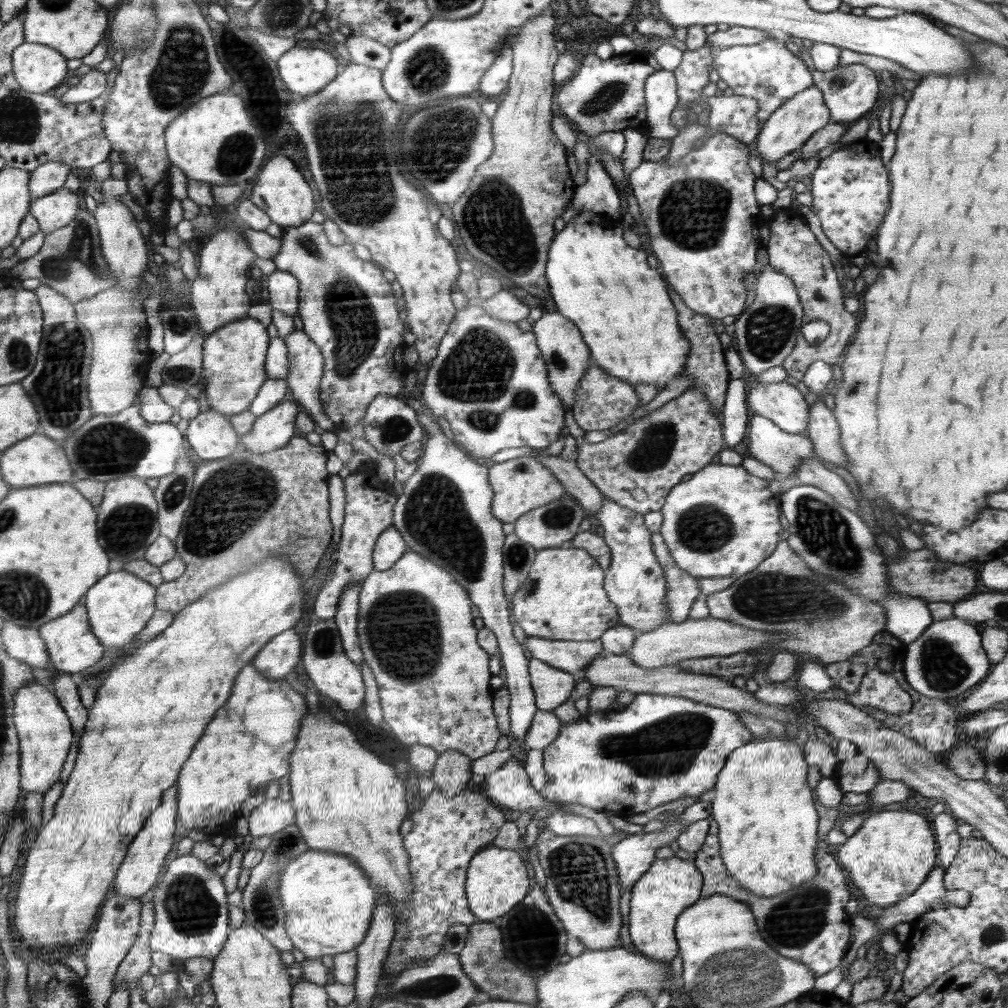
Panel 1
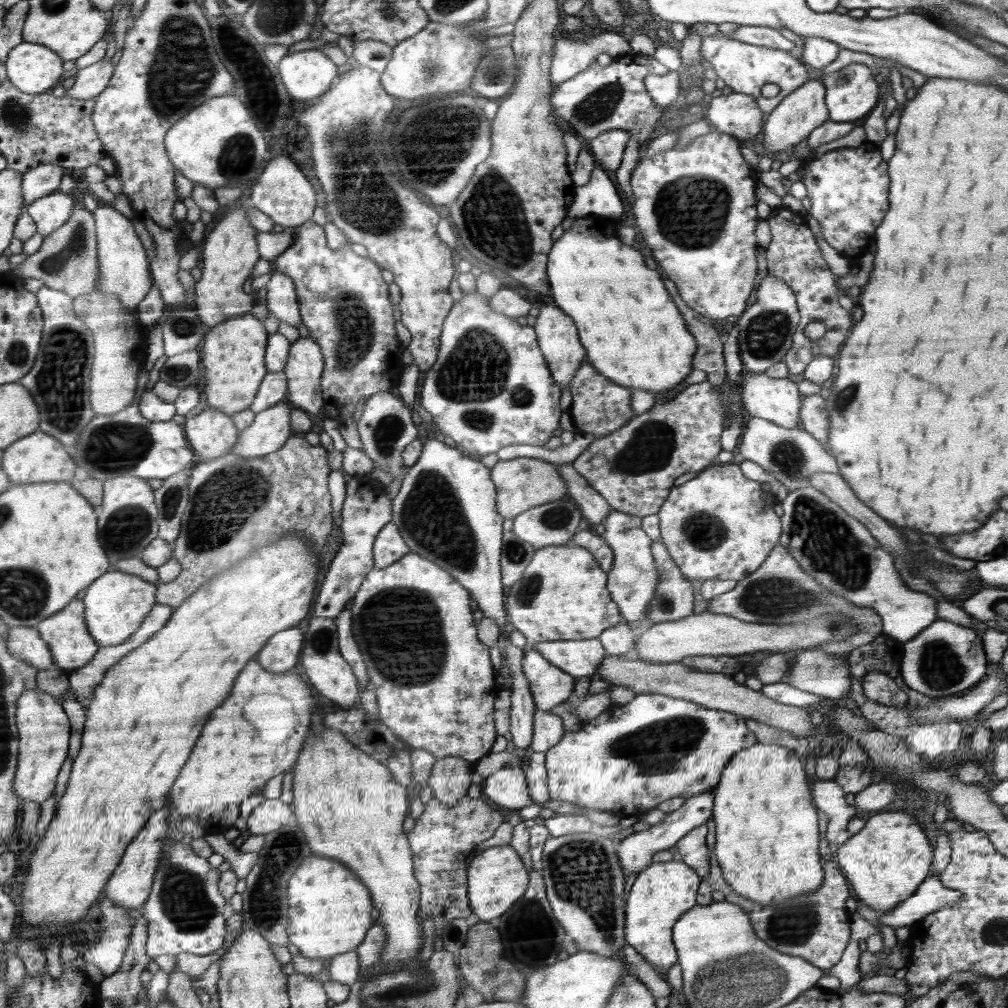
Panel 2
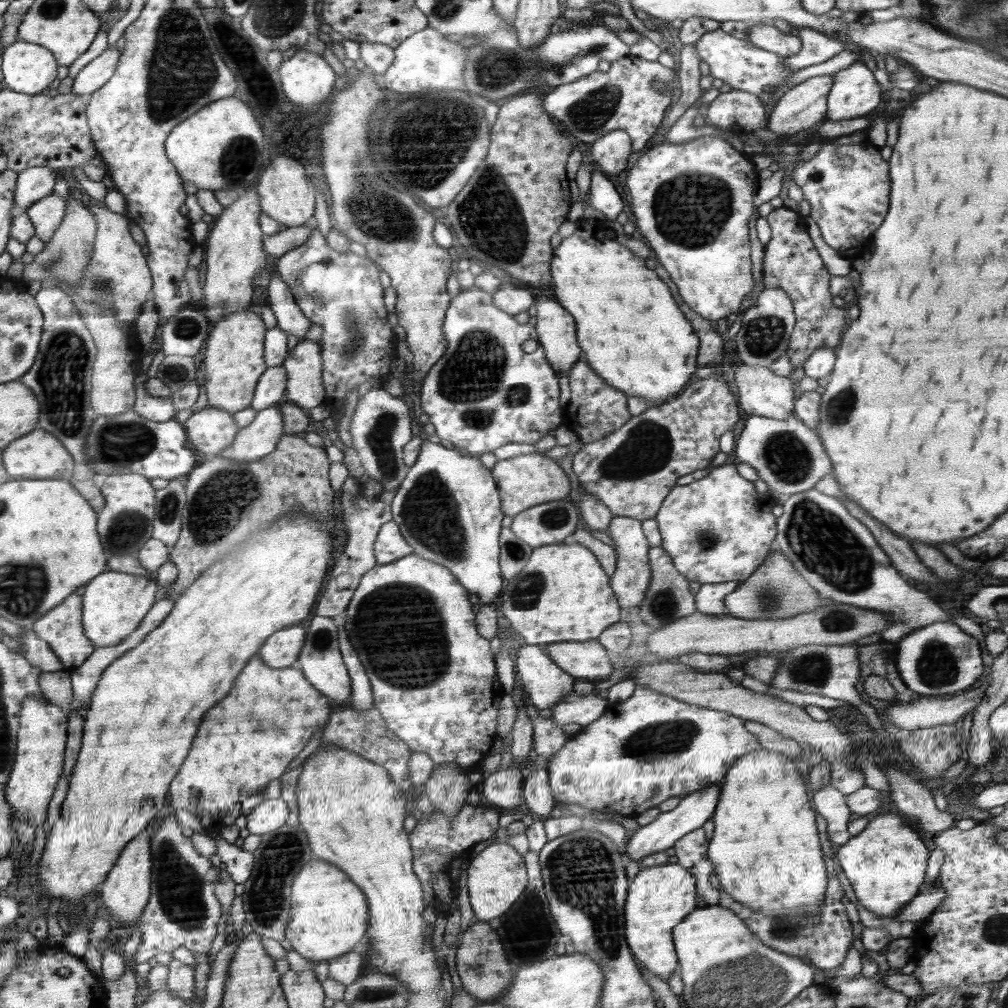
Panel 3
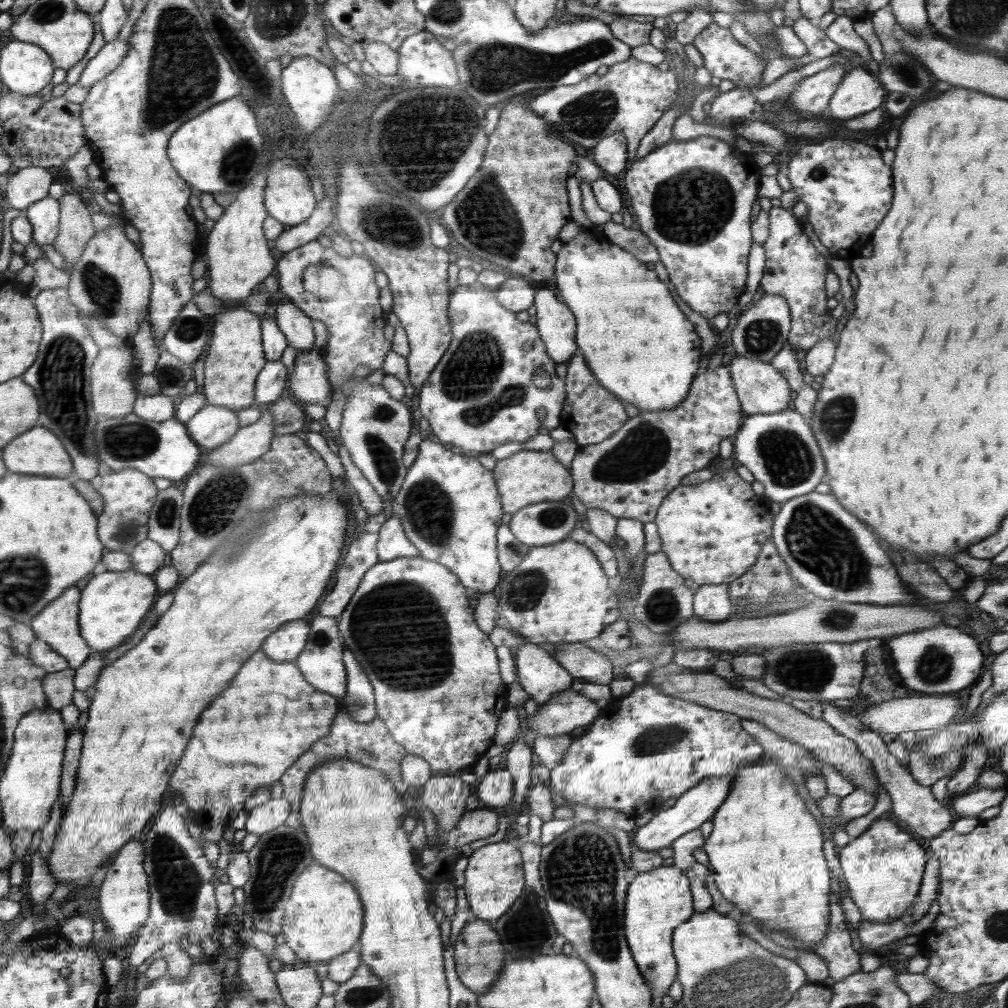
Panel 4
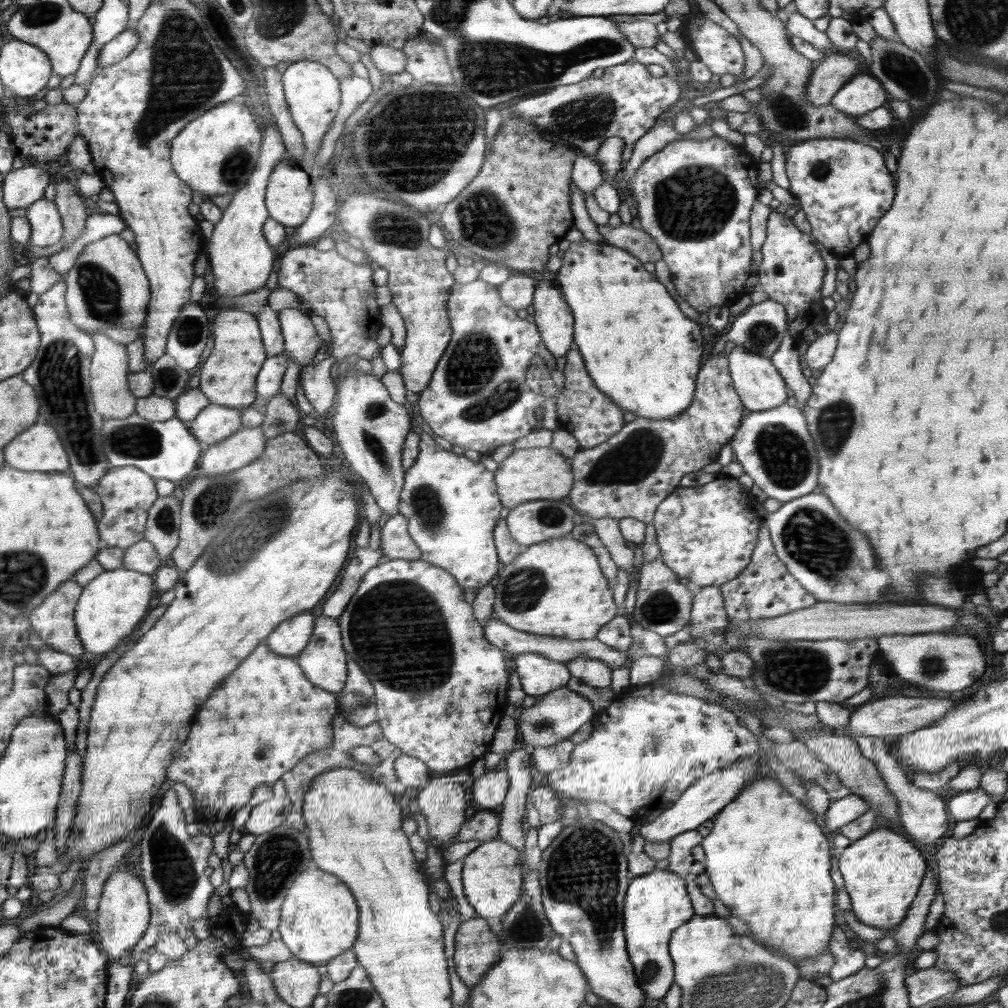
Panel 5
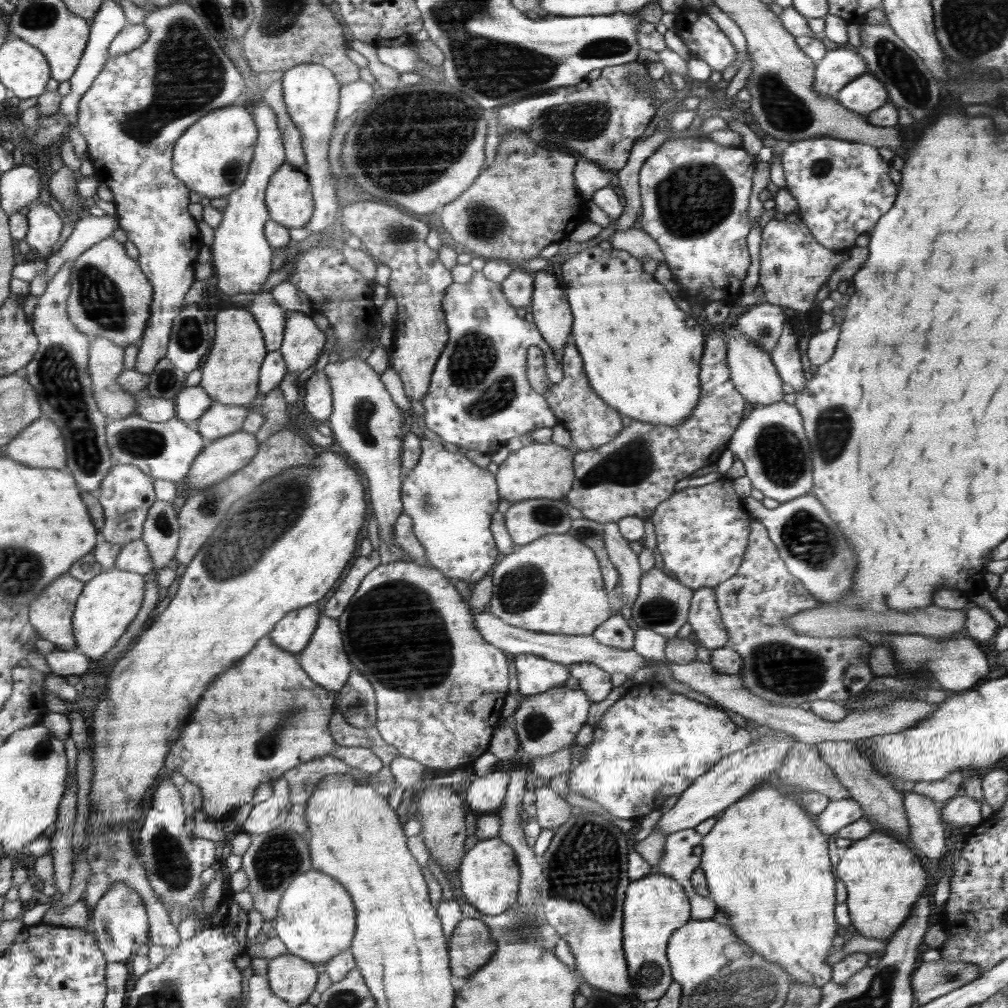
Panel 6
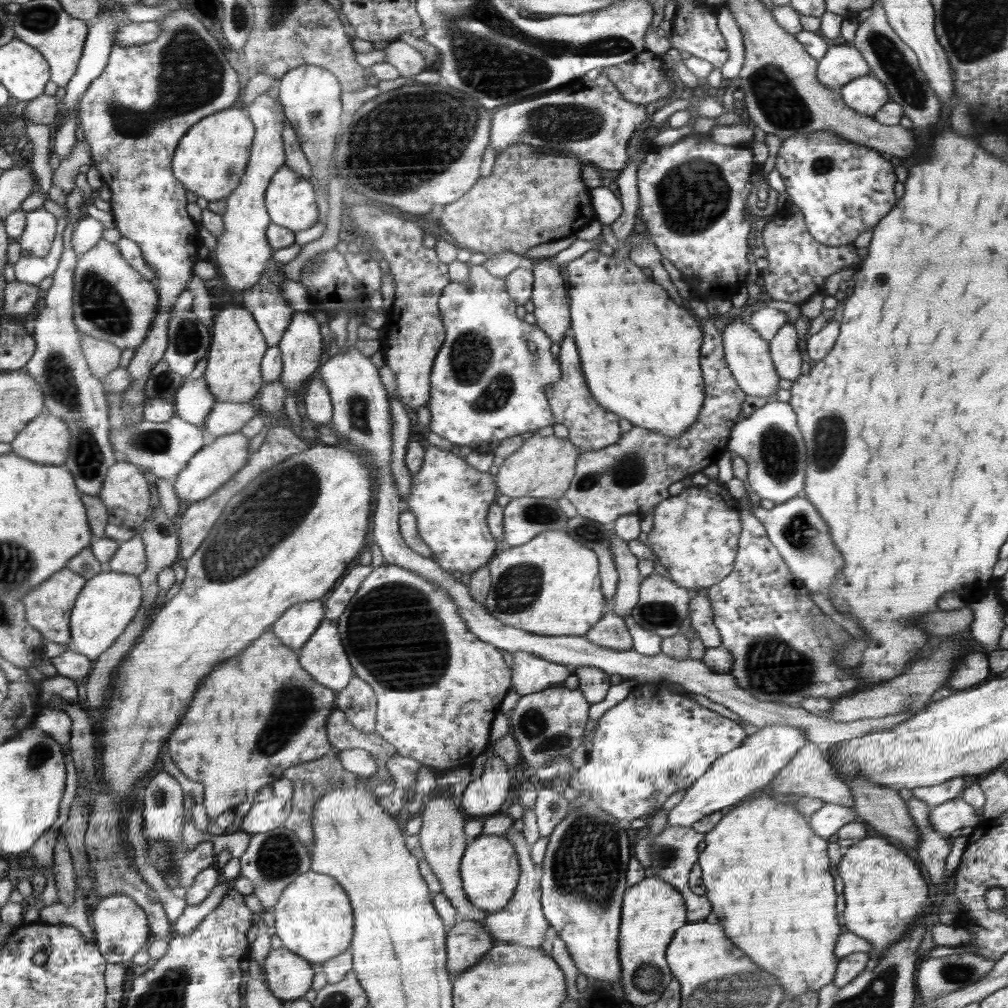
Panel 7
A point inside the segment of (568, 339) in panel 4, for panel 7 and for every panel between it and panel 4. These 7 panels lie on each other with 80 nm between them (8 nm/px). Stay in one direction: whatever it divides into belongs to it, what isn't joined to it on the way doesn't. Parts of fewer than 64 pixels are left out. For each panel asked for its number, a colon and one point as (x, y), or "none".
5: (552, 315)
6: (551, 313)
7: (549, 297)

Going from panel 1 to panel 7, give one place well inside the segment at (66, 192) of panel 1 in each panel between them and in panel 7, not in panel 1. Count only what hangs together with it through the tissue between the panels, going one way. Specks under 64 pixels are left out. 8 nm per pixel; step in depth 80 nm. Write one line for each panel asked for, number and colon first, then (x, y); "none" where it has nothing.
2: (51, 212)
3: (47, 214)
4: (45, 215)
5: (47, 227)
6: (45, 225)
7: (40, 228)

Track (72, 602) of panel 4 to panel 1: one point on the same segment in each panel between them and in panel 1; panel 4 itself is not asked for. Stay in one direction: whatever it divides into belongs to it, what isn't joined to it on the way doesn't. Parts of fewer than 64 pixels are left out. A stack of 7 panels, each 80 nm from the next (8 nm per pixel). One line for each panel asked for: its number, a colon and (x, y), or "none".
1: (73, 647)
2: (66, 633)
3: (62, 628)

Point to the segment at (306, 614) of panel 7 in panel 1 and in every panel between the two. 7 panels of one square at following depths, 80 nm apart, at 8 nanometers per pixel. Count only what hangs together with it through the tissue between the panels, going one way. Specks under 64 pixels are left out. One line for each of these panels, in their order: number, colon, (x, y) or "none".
1: (278, 656)
2: (280, 653)
3: (281, 650)
4: (286, 643)
5: (290, 638)
6: (293, 633)

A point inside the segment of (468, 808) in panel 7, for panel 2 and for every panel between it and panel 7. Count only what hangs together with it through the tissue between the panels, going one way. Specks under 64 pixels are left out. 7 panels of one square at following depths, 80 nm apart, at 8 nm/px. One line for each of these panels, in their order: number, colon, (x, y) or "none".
2: (507, 787)
3: (503, 788)
4: (495, 788)
5: (490, 790)
6: (484, 794)

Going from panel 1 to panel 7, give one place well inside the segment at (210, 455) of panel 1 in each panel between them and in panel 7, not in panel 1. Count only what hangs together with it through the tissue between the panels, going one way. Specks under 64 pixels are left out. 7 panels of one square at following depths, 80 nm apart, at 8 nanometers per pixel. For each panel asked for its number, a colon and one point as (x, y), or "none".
2: (212, 433)
3: (211, 430)
4: (212, 426)
5: (216, 423)
6: (220, 420)
7: (227, 417)

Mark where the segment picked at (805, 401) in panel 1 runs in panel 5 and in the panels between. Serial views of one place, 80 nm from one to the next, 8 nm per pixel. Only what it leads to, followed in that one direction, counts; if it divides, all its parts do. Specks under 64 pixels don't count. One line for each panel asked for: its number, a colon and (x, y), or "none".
2: (776, 399)
3: (762, 393)
4: (763, 389)
5: (760, 385)

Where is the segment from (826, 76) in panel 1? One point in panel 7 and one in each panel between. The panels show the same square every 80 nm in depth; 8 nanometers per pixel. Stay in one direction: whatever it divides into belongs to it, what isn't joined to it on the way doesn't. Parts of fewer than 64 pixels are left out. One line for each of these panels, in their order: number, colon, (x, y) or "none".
2: (852, 91)
3: (854, 93)
4: (859, 93)
5: (862, 94)
6: (866, 94)
7: (867, 95)

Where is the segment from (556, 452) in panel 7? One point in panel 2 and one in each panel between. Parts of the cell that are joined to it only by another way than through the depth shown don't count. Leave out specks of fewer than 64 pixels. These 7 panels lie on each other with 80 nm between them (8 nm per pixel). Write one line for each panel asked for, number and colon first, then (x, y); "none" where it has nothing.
2: (523, 483)
3: (526, 480)
4: (528, 477)
5: (539, 473)
6: (539, 470)

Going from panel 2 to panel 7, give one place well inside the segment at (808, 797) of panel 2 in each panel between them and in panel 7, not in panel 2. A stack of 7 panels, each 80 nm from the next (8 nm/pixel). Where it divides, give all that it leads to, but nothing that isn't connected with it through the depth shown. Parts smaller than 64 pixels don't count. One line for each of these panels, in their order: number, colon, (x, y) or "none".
3: (765, 850)
4: (765, 852)
5: (767, 859)
6: (766, 863)
7: (767, 874)

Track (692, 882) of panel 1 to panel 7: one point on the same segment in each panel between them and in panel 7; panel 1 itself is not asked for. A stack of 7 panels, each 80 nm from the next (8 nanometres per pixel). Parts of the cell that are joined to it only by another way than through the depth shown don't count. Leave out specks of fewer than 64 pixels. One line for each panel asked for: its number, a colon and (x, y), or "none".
2: (664, 891)
3: (661, 896)
4: (659, 900)
5: (658, 902)
6: (656, 905)
7: (653, 910)

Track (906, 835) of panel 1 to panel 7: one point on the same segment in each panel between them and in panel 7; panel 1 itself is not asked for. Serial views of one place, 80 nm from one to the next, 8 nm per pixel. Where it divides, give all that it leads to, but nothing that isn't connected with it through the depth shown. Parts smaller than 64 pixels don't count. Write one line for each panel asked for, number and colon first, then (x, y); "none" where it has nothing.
2: (886, 861)
3: (886, 863)
4: (884, 868)
5: (882, 871)
6: (883, 878)
7: (885, 894)

